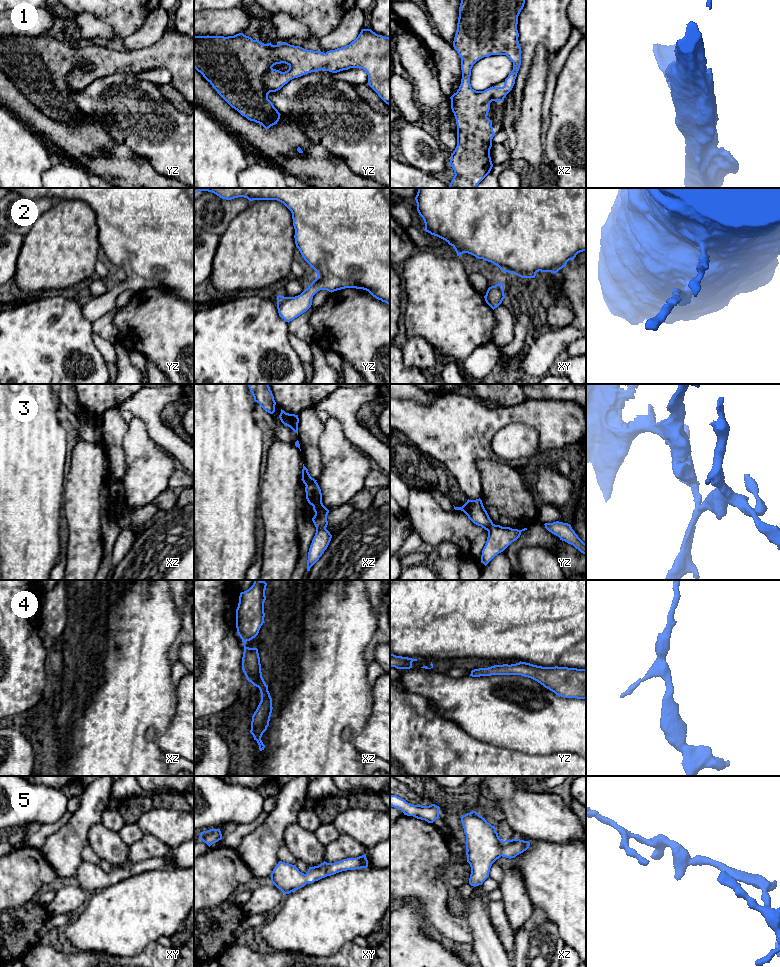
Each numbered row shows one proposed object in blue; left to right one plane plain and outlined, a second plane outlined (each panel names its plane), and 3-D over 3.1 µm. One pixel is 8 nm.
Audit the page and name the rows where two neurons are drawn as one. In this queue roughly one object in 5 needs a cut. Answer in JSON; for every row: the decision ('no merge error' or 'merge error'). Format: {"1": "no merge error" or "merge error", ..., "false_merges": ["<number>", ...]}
{"1": "no merge error", "2": "no merge error", "3": "merge error", "4": "no merge error", "5": "no merge error", "false_merges": ["3"]}

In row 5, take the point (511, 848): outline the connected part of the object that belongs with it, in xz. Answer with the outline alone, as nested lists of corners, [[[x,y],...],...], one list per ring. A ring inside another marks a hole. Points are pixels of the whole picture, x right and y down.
[[[476,811],[460,818],[466,835],[466,855],[471,867],[469,878],[471,886],[482,885],[489,877],[492,864],[501,856],[515,858],[530,846],[529,841],[520,839],[502,841],[495,826],[488,823]]]

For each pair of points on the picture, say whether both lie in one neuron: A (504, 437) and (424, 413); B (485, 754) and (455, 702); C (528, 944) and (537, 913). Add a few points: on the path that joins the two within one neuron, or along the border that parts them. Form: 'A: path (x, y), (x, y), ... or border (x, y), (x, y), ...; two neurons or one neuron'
A: border (516, 423), (502, 426), (492, 439), (500, 457); two neurons
B: border (458, 724), (473, 737), (499, 745); two neurons
C: path (536, 936), (537, 921); one neuron

